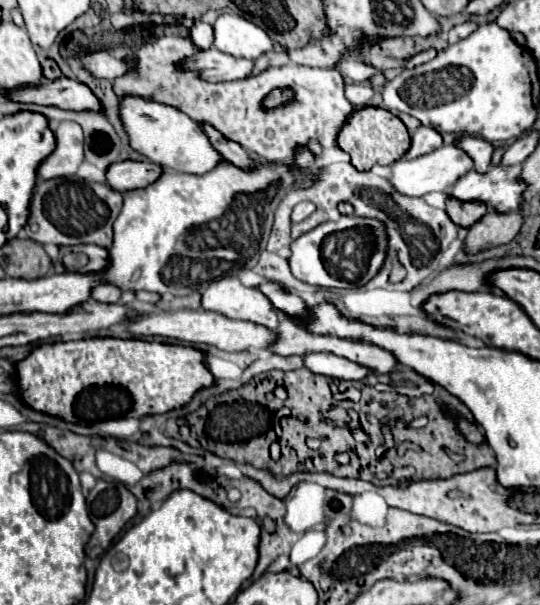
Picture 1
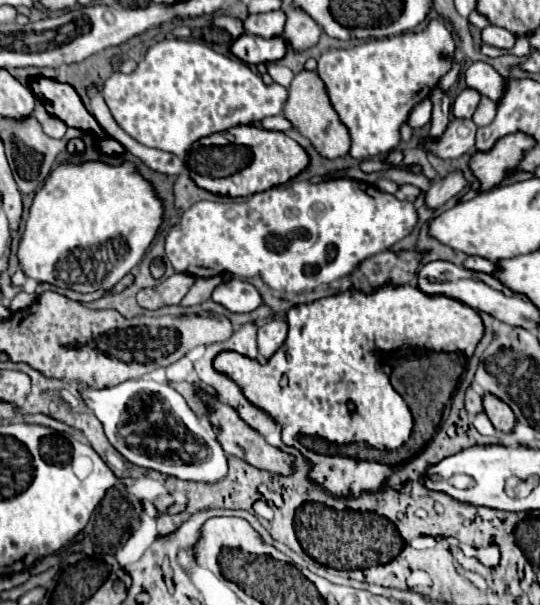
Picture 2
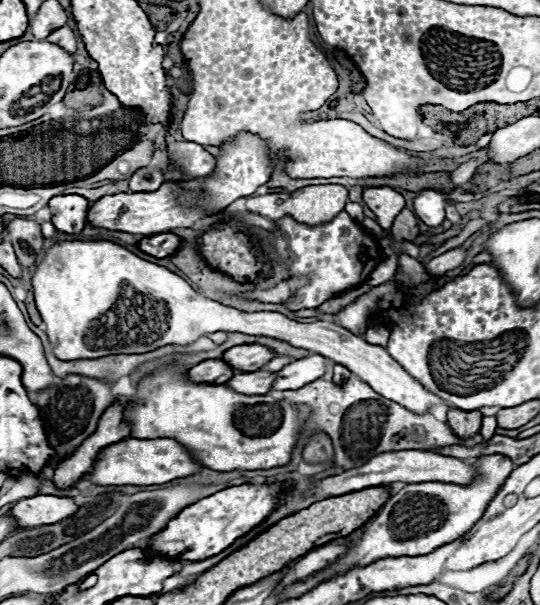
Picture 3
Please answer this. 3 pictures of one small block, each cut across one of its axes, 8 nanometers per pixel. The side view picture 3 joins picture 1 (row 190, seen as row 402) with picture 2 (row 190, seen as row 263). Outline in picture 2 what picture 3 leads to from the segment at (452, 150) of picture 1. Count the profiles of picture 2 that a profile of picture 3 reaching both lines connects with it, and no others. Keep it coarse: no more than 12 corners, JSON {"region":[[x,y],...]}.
{"region":[[60,164],[18,262],[96,292],[144,256],[162,202],[134,168]]}

